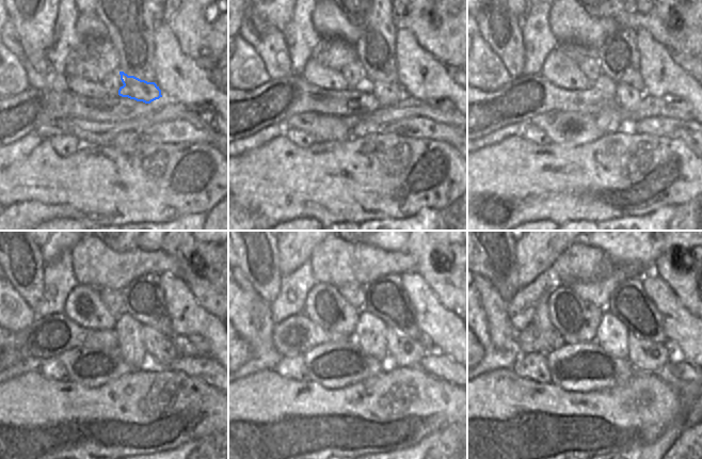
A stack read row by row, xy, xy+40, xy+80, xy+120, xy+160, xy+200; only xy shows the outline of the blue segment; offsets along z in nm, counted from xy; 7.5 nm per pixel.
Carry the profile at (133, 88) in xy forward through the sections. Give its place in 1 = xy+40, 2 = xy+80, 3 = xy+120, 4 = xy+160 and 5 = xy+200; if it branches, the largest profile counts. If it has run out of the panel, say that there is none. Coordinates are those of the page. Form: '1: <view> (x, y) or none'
1: xy+40 (386, 94)
2: xy+80 (628, 98)
3: xy+120 (161, 349)
4: xy+160 (403, 352)
5: xy+200 (645, 355)

